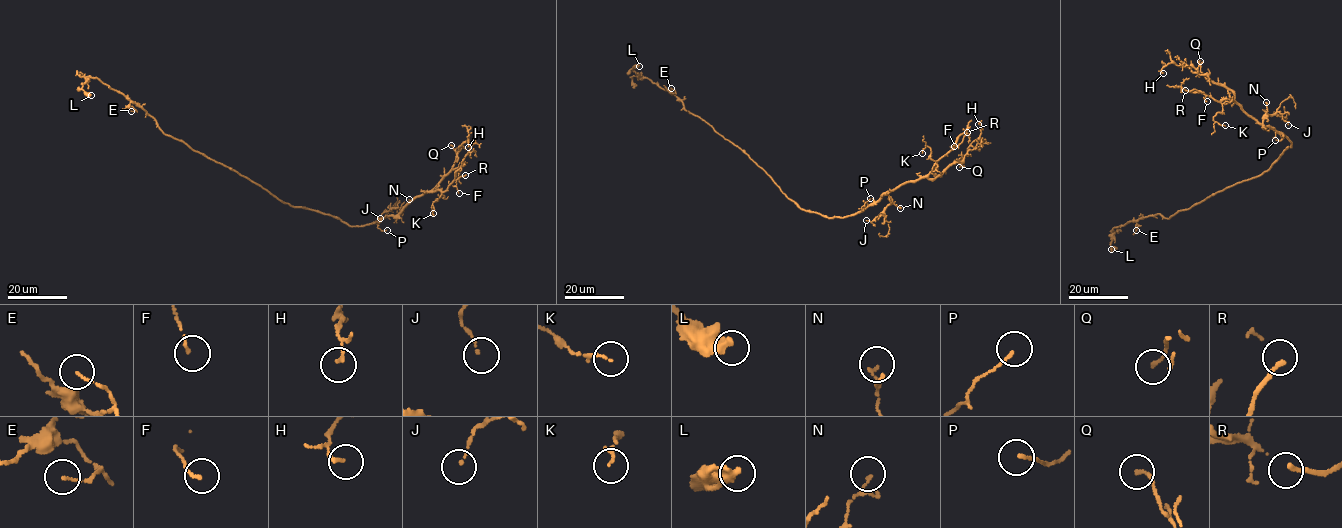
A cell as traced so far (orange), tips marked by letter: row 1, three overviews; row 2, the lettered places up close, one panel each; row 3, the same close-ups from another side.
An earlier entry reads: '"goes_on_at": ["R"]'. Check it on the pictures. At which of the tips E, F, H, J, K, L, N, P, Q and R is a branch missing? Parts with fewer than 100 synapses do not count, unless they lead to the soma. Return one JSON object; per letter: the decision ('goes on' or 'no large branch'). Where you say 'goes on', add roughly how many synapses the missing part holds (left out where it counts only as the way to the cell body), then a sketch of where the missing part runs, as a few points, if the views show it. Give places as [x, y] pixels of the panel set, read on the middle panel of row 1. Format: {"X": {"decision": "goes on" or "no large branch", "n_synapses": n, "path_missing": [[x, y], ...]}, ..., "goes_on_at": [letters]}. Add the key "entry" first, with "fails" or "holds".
{"entry": "holds", "E": {"decision": "no large branch"}, "F": {"decision": "no large branch"}, "H": {"decision": "no large branch"}, "J": {"decision": "no large branch"}, "K": {"decision": "no large branch"}, "L": {"decision": "no large branch"}, "N": {"decision": "no large branch"}, "P": {"decision": "no large branch"}, "Q": {"decision": "no large branch"}, "R": {"decision": "goes on", "path_missing": [[967, 132], [975, 128], [977, 147], [961, 164]]}, "goes_on_at": ["R"]}

